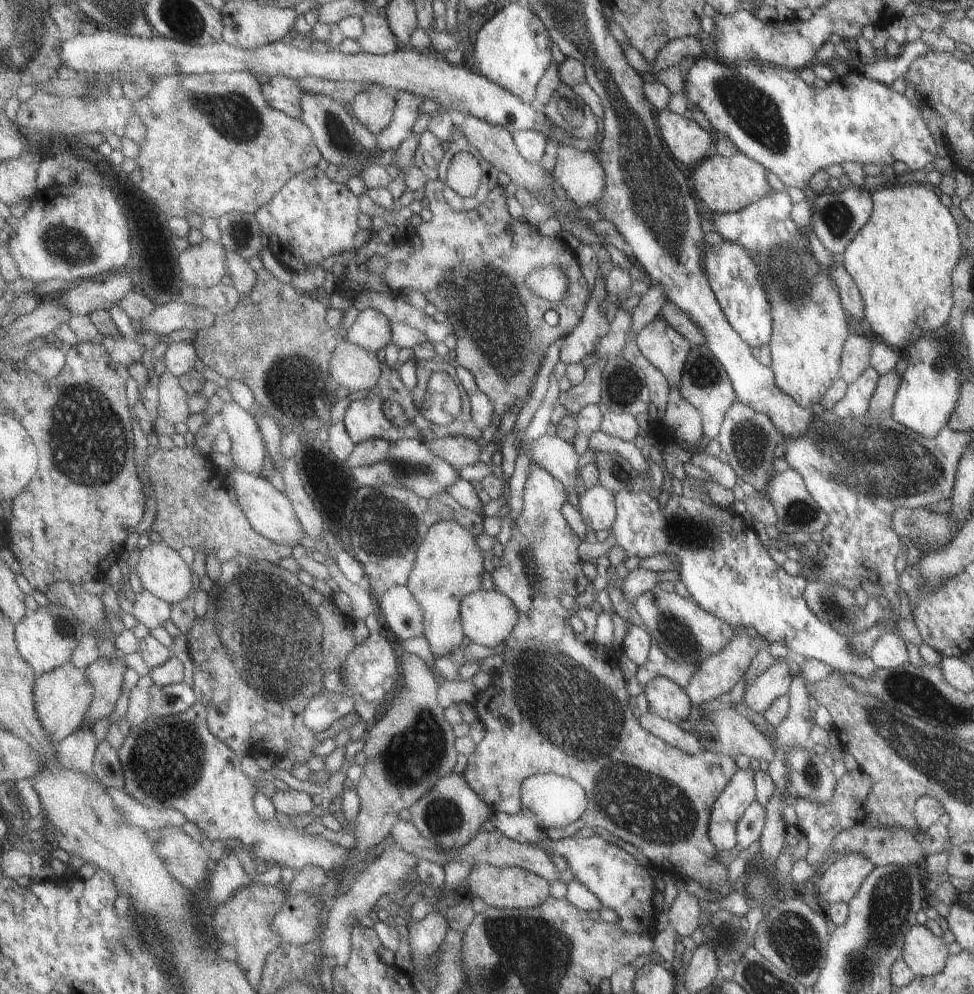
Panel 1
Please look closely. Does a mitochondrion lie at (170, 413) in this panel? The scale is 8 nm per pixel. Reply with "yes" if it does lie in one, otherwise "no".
no

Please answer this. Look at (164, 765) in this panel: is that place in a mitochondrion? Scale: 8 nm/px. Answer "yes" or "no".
yes

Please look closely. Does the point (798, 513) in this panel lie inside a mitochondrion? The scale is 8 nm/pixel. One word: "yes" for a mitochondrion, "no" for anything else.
yes

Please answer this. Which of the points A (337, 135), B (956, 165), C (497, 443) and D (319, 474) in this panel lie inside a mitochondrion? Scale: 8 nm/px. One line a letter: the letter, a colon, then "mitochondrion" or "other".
A: mitochondrion
B: other
C: other
D: other

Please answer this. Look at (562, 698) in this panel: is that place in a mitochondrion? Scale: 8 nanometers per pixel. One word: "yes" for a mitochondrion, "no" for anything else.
yes

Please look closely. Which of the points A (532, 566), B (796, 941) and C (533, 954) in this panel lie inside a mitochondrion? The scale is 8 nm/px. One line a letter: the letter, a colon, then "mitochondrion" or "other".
A: mitochondrion
B: mitochondrion
C: mitochondrion

